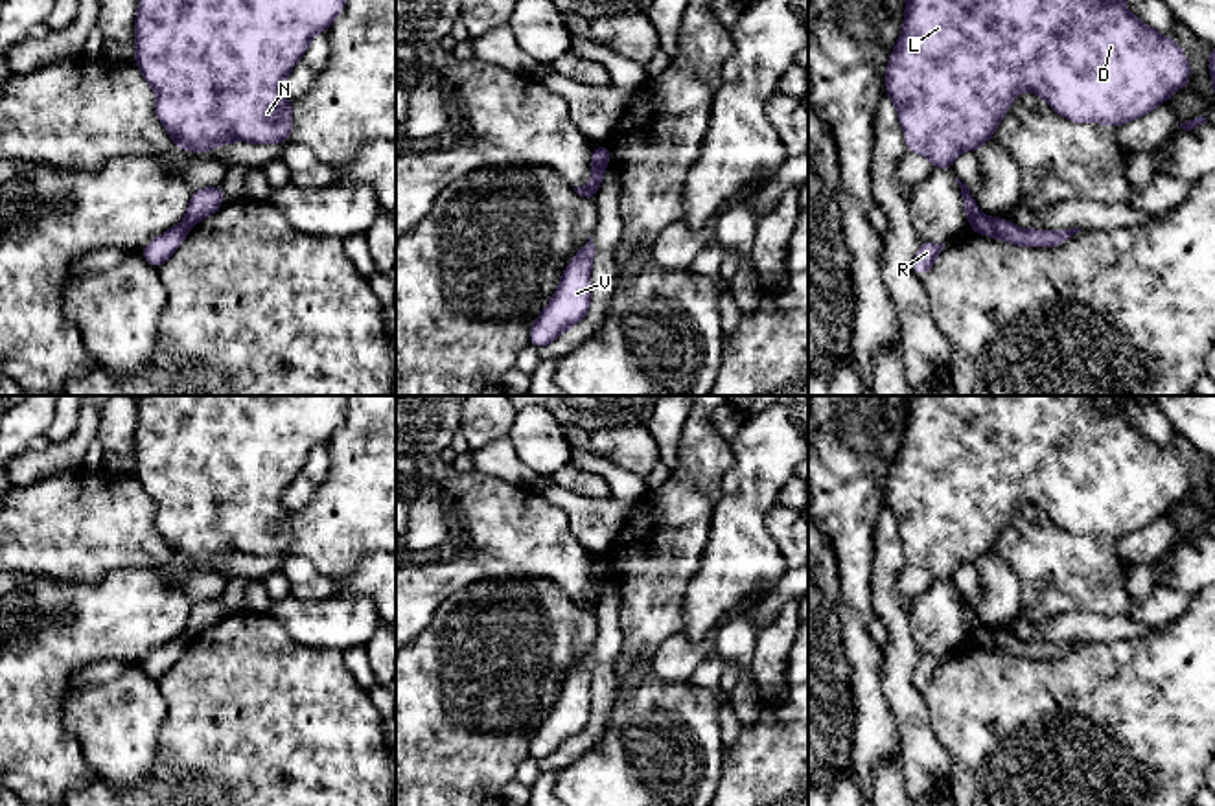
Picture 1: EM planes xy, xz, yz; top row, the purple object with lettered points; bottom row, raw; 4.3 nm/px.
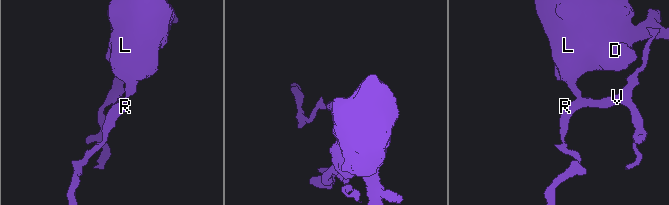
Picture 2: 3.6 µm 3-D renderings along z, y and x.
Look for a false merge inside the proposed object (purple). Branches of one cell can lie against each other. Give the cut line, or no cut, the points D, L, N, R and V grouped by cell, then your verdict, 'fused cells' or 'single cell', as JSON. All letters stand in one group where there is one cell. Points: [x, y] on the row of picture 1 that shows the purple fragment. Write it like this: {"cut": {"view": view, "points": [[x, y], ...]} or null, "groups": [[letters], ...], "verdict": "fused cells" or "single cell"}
{"cut": {"view": "yz", "points": [[982, 216], [971, 223]]}, "groups": [["D", "L", "N"], ["R", "V"]], "verdict": "fused cells"}

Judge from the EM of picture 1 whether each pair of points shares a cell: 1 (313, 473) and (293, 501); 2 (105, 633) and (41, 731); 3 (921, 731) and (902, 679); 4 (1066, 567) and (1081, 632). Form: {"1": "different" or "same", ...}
{"1": "same", "2": "same", "3": "same", "4": "different"}

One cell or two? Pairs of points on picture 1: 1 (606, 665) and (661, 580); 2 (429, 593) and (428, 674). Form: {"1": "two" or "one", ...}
{"1": "two", "2": "two"}

